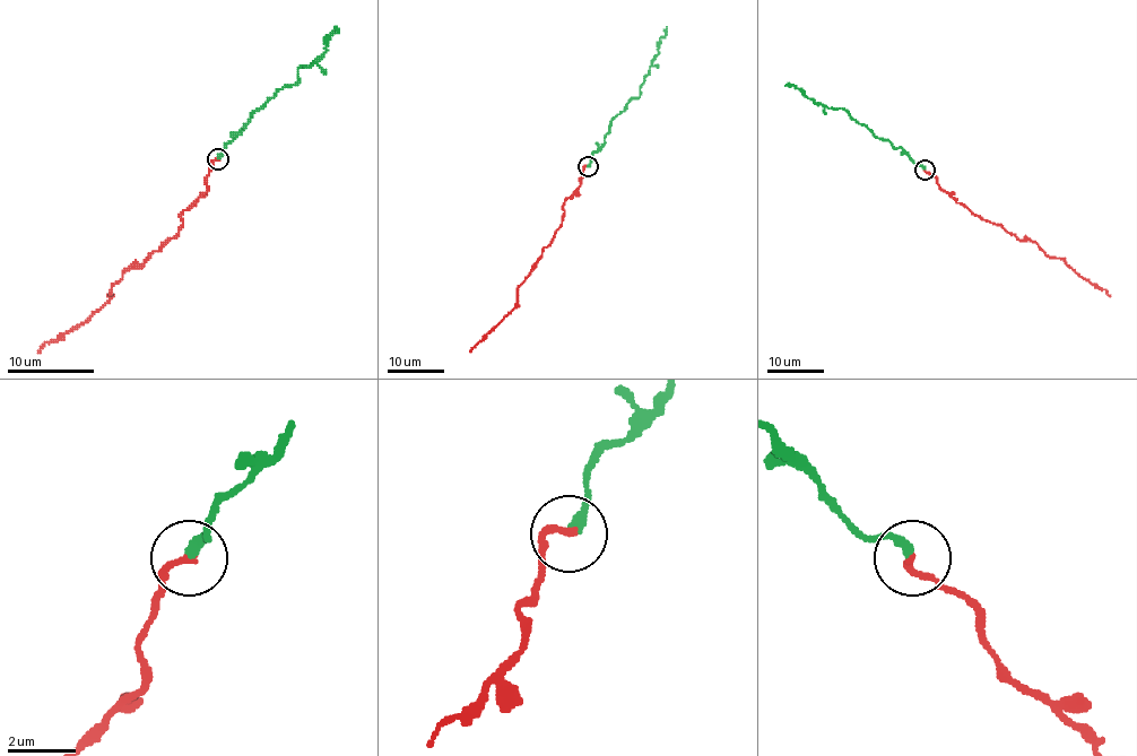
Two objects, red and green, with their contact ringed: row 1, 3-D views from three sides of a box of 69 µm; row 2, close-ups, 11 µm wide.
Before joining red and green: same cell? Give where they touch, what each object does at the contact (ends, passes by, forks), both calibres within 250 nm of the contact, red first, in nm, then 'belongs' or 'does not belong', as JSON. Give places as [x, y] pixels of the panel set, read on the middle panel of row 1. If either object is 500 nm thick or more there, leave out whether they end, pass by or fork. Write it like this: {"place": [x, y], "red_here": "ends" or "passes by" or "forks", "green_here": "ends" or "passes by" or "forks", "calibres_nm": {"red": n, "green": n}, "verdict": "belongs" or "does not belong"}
{"place": [588, 166], "red_here": "ends", "green_here": "ends", "calibres_nm": {"red": 220, "green": 320}, "verdict": "belongs"}

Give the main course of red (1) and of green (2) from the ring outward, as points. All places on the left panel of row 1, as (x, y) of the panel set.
1: (217, 158), (207, 190), (183, 213), (179, 234), (129, 268), (84, 322), (38, 353)
2: (217, 158), (254, 113), (287, 85), (297, 83), (300, 67), (309, 67), (326, 50), (328, 35), (338, 31)

